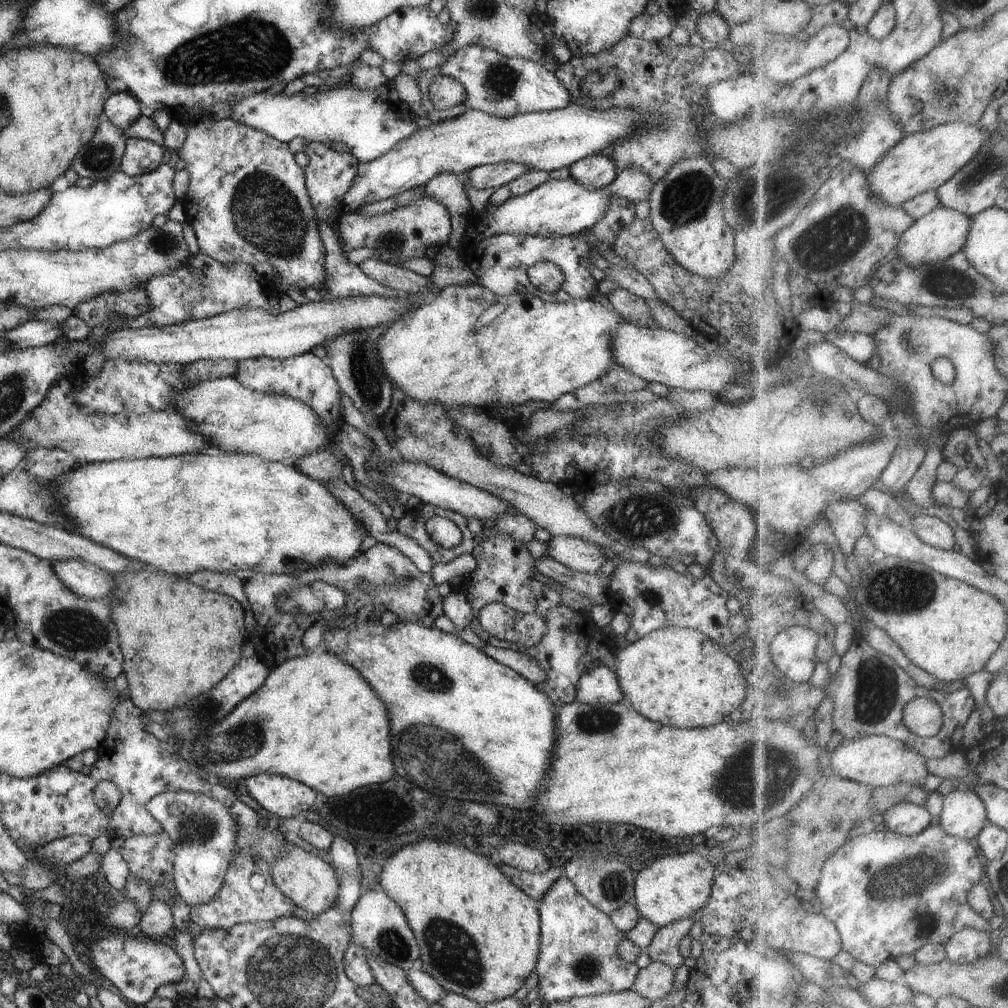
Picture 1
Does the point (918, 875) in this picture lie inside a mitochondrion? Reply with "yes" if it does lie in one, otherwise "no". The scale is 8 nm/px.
yes

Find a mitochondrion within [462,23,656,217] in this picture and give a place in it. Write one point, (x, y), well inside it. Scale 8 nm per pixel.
(500, 80)

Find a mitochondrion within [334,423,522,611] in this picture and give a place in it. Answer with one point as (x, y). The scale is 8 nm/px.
(404, 583)

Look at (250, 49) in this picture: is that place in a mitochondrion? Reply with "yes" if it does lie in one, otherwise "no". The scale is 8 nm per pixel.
yes

